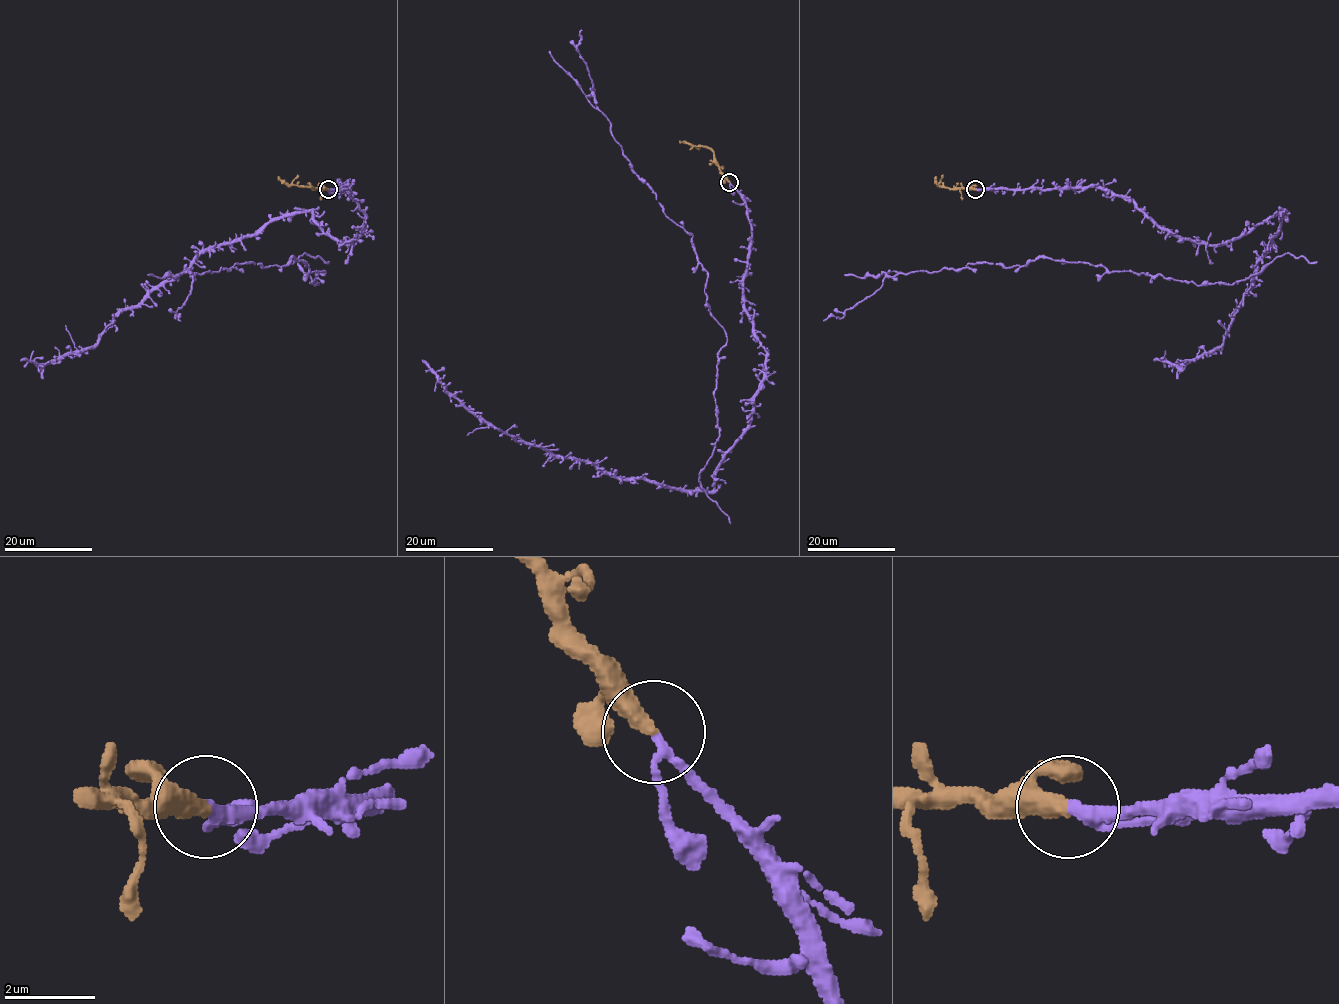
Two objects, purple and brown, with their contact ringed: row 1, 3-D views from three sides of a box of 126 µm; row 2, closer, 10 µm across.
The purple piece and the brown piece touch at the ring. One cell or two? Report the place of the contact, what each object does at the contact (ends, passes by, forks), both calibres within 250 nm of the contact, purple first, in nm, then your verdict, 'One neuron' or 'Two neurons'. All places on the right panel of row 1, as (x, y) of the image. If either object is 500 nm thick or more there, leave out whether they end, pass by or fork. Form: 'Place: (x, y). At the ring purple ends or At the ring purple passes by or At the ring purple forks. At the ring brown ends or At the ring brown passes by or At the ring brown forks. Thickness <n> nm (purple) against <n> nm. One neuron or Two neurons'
Place: (975, 189). At the ring purple passes by. At the ring brown ends. Thickness 190 nm (purple) against 400 nm. One neuron

